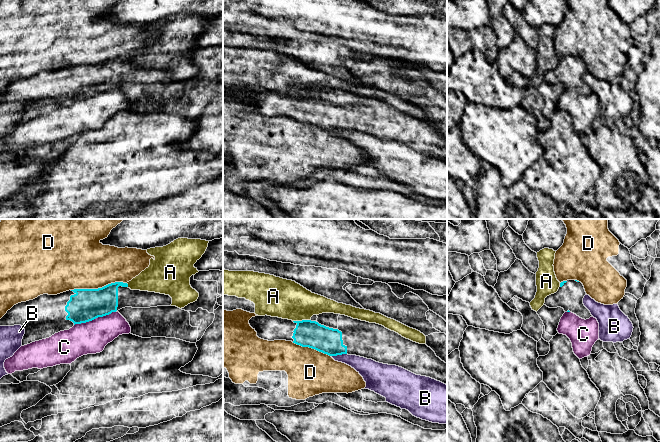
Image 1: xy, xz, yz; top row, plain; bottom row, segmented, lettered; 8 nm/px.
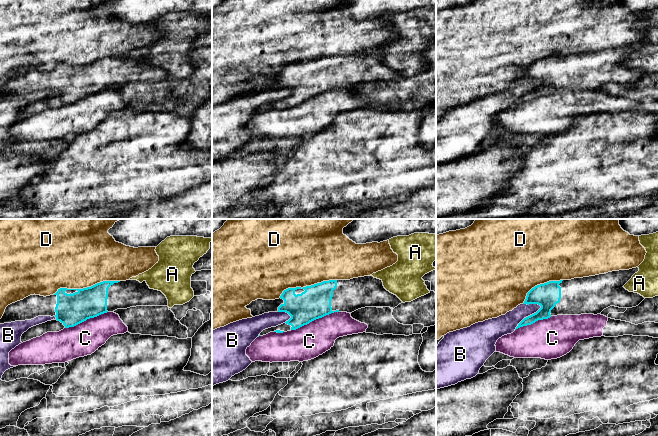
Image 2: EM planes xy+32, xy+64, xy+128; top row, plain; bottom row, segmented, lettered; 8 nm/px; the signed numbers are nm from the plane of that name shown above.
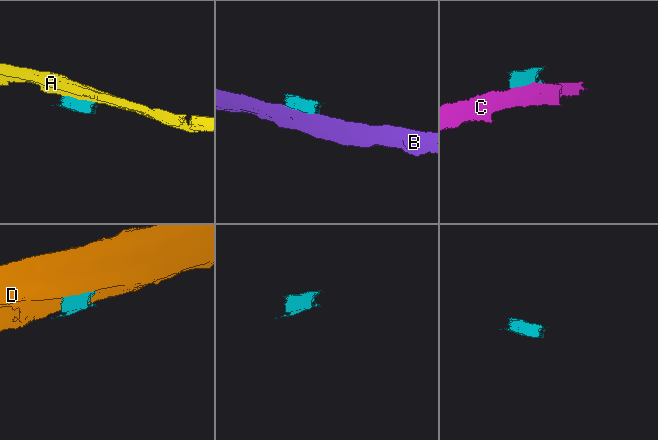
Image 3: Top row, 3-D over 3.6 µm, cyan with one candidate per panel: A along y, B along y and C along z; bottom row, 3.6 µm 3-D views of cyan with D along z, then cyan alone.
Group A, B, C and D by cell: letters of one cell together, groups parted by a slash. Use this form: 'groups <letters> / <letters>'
groups A / B / C / D

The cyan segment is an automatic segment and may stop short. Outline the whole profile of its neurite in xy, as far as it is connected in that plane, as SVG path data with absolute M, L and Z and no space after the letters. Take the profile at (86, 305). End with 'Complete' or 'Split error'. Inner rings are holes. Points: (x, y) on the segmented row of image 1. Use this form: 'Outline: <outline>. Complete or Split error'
Outline: M115 282L98 289L74 289L57 295L43 294L33 300L14 305L0 319L0 326L21 325L25 329L22 346L46 339L60 331L69 330L75 324L86 323L125 307L150 308L171 306L169 295L131 290L127 283Z. Split error

